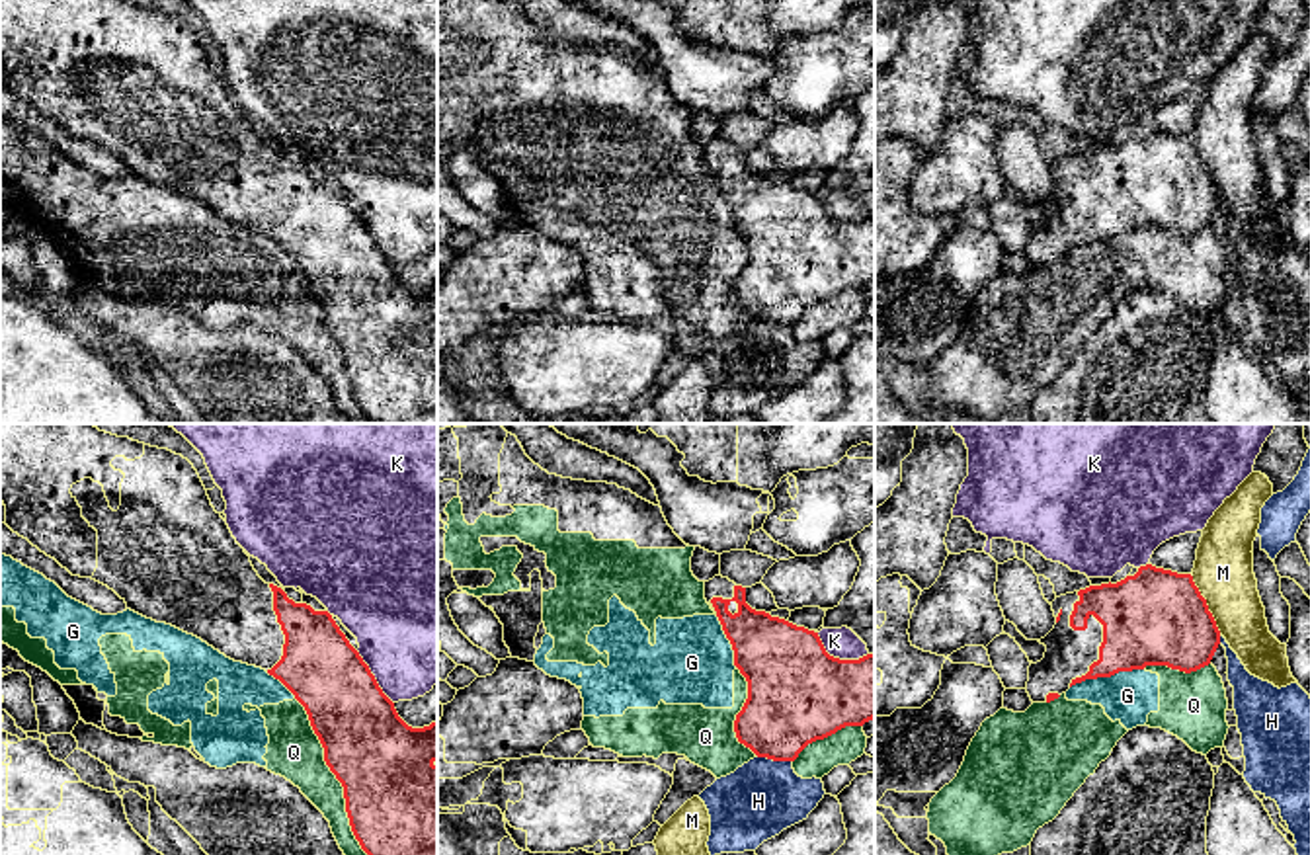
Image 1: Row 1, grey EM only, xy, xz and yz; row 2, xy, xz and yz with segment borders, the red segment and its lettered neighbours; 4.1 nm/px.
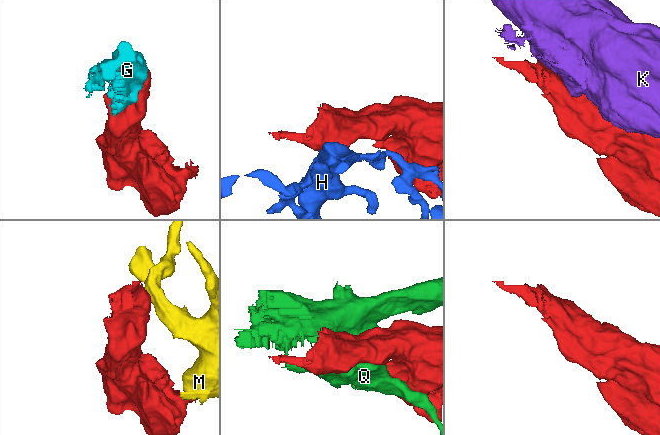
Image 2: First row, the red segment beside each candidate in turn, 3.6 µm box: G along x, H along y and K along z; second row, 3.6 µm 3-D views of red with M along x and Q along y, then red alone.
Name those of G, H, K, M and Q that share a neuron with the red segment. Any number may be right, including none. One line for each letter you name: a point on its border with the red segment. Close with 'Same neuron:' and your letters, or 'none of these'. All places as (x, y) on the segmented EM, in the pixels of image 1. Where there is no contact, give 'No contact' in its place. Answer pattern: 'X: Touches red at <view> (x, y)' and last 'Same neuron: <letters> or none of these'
Same neuron: none of these

